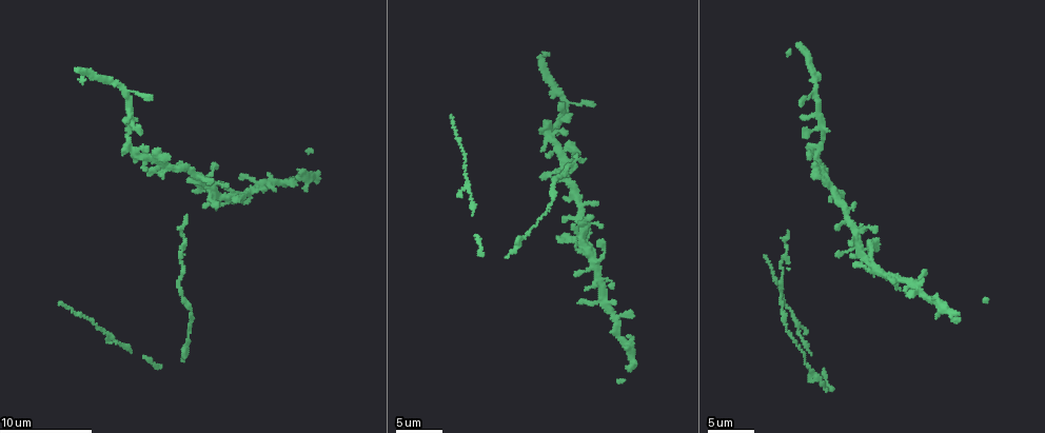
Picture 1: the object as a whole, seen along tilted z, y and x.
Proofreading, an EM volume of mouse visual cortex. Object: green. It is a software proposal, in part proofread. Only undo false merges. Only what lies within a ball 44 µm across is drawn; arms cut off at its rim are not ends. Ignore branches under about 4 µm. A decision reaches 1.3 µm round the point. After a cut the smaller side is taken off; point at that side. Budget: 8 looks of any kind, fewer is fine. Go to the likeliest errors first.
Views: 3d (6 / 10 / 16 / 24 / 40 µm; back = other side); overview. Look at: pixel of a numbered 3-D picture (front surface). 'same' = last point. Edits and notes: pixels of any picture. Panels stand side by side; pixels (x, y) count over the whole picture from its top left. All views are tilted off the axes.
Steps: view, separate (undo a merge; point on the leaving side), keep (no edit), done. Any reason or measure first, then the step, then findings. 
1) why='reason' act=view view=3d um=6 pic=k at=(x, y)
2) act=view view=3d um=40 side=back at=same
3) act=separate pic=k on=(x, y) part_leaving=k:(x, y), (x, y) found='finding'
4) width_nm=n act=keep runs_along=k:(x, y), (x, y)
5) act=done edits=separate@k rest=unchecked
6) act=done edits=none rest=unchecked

why='four or more arms meet' act=view view=3d um=10 pic=1 at=(835, 190)

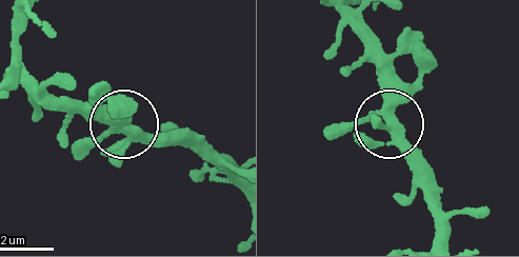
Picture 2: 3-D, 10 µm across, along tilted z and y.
side_arm_um=21 act=keep found='one neuron here'

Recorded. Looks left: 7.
why='small branch off a trunk' act=view view=3d um=10 pic=1 at=(858, 232)

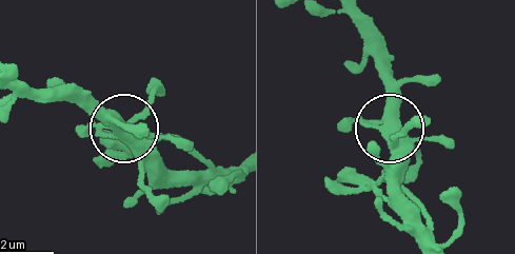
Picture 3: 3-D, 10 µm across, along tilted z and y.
act=view view=3d um=6 pic=3 at=(397, 129)

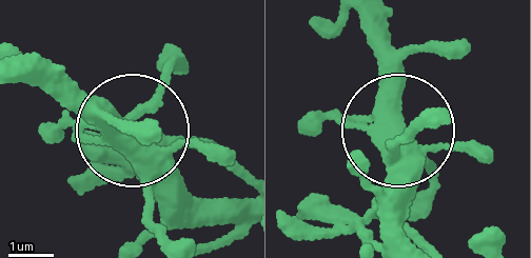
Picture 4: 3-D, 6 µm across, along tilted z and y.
width_nm=400 act=keep found='continuous, no second neuron'

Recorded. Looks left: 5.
act=view view=3d um=10 pic=1 at=(132, 150)

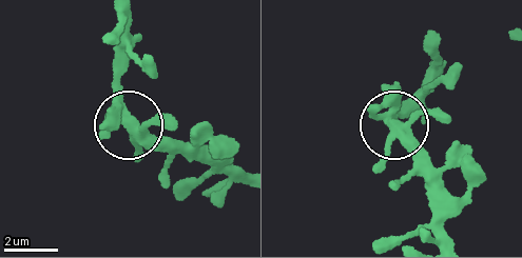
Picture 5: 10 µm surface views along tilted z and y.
act=view view=3d um=6 pic=5 at=(132, 121)

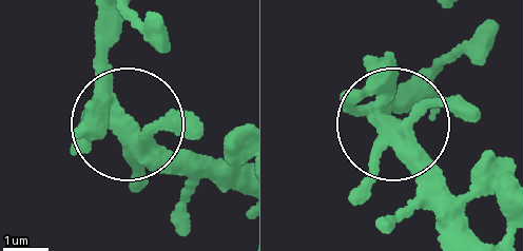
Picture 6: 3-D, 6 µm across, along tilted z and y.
act=keep found='continuous, no second neuron'

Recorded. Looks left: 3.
why='four-way junction' act=view view=3d um=16 pic=1 at=(877, 272)

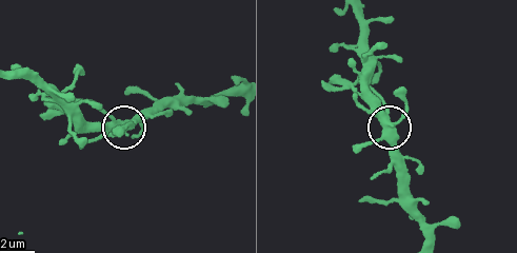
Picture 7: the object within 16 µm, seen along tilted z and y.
act=view view=3d um=6 at=same

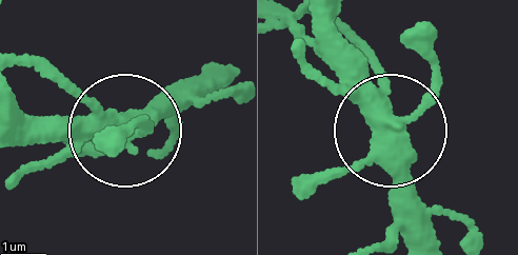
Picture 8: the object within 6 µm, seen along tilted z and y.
arms=4 act=keep found='one neuron here'

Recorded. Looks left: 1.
act=done edits=none rest=unchecked

